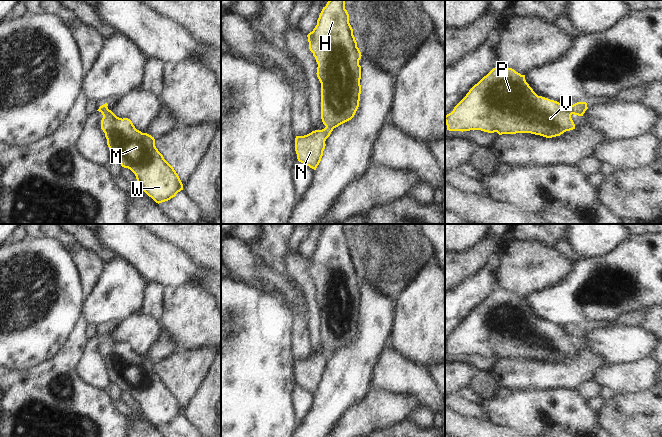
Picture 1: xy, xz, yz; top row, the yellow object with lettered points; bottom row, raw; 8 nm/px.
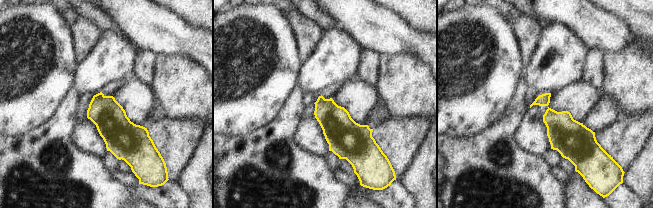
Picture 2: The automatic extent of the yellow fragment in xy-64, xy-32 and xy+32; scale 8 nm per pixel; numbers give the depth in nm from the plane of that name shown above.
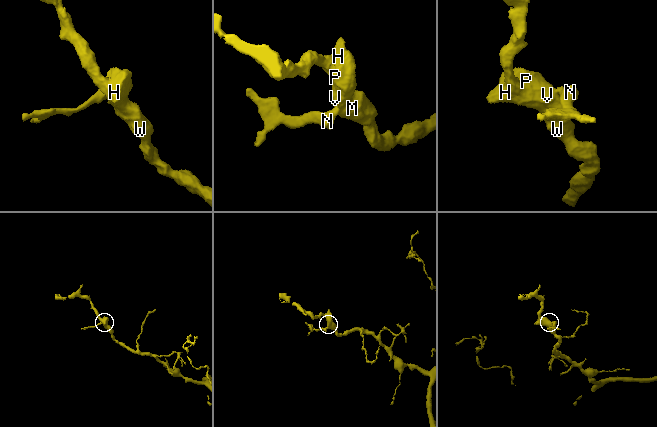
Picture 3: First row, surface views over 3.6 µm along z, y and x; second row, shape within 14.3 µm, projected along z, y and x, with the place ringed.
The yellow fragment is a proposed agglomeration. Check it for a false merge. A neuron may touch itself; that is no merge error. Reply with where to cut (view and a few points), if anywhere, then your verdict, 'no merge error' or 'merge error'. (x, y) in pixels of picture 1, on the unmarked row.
cut in xy along (110, 334), (102, 338); merge error

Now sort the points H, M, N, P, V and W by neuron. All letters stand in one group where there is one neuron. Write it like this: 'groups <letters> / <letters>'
groups H M P V W / N

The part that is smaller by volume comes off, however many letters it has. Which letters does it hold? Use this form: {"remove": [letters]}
{"remove": ["N"]}

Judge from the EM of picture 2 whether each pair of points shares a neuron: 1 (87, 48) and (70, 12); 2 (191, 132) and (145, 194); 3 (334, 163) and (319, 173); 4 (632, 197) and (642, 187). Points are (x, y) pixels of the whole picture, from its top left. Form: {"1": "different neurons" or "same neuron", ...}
{"1": "same neuron", "2": "different neurons", "3": "different neurons", "4": "different neurons"}

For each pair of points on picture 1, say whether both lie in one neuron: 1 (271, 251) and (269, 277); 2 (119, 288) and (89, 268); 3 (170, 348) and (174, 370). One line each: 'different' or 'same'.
1: different
2: different
3: different

